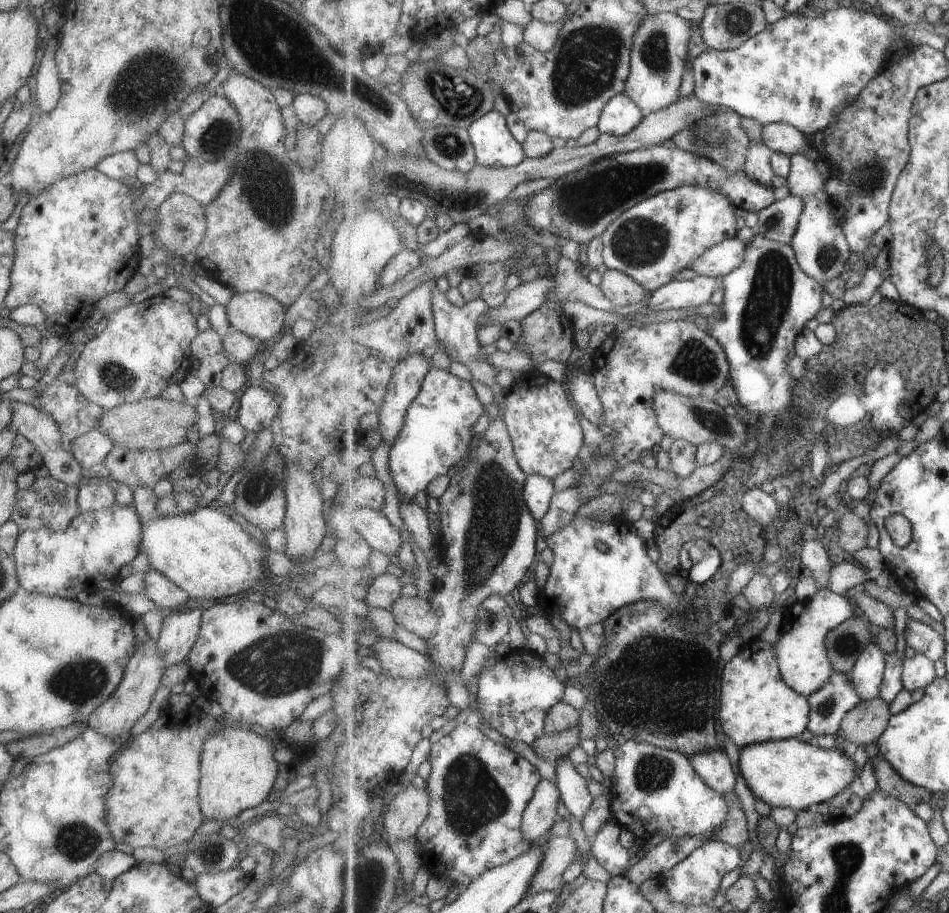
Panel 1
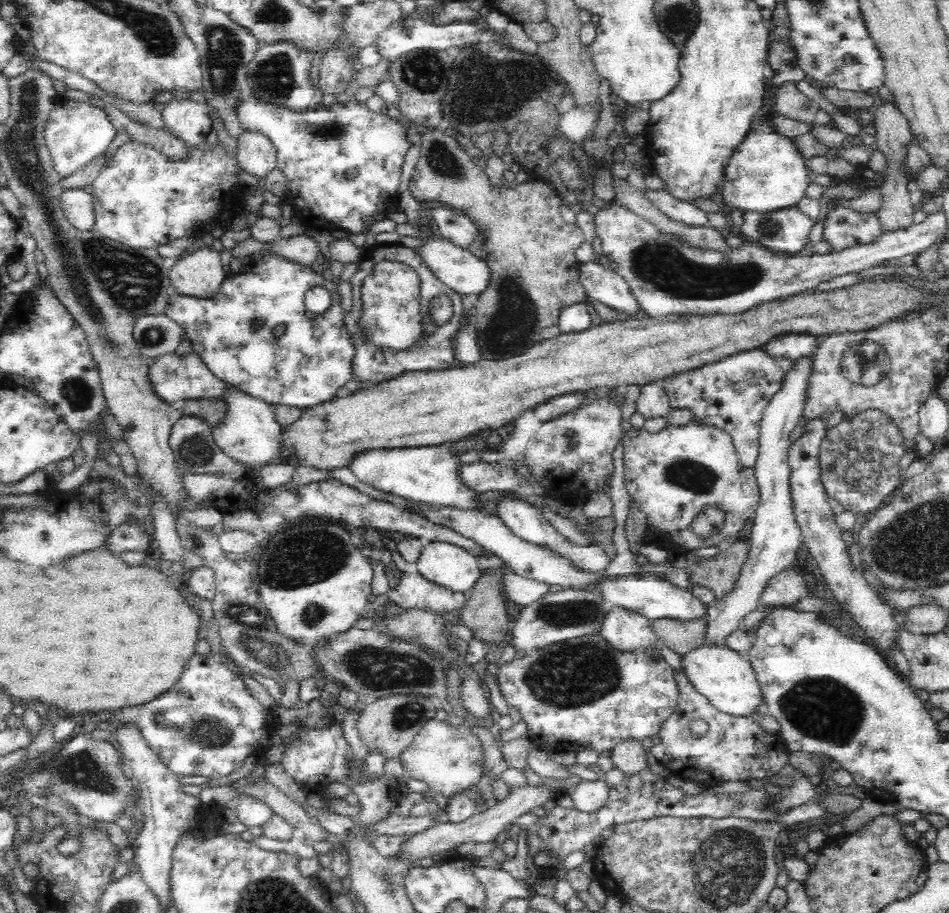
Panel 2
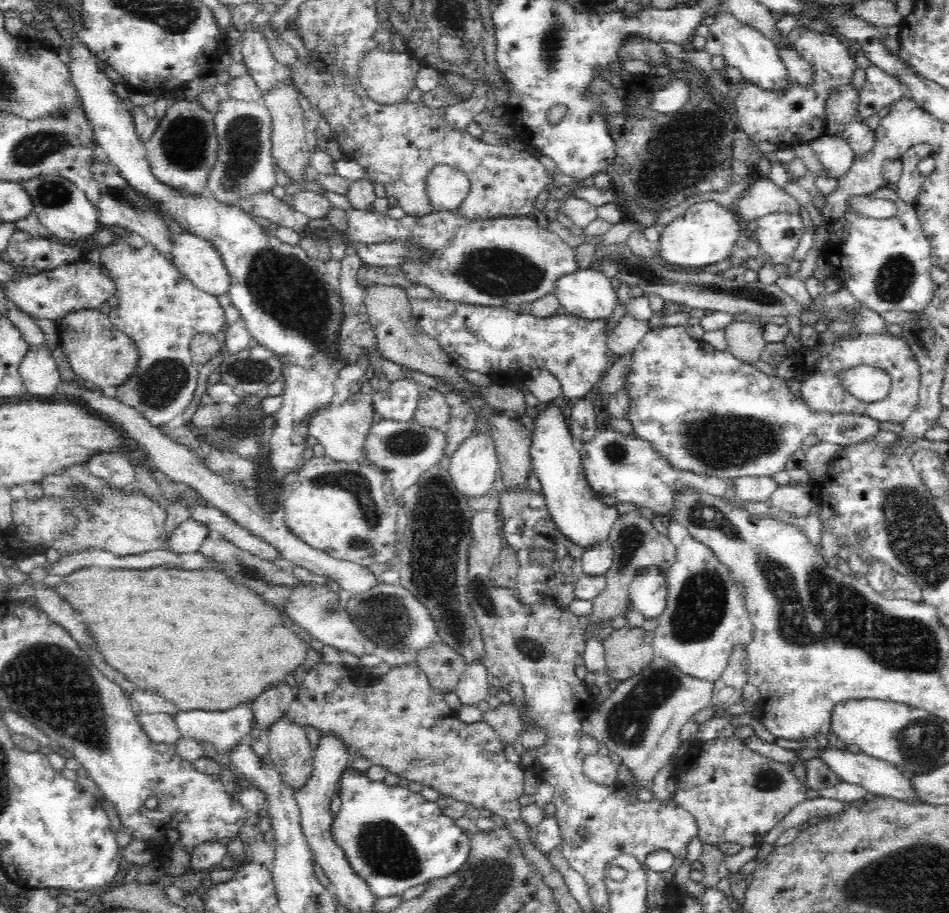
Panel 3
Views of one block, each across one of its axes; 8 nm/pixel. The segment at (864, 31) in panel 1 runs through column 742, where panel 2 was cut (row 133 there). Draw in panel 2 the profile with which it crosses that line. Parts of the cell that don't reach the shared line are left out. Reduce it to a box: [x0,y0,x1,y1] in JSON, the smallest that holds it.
[45,99,117,179]

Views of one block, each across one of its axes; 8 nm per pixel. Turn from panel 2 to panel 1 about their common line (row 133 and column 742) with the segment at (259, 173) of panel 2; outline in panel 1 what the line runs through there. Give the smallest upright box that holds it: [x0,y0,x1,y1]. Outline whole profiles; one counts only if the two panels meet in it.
[690,237,746,279]

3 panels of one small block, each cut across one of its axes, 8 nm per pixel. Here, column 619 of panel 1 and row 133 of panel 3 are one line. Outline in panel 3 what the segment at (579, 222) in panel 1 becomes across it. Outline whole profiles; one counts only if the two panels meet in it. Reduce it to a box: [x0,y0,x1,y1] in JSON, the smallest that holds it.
[143,101,218,198]

